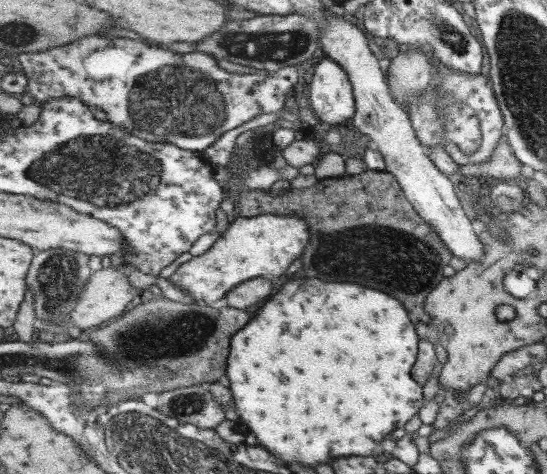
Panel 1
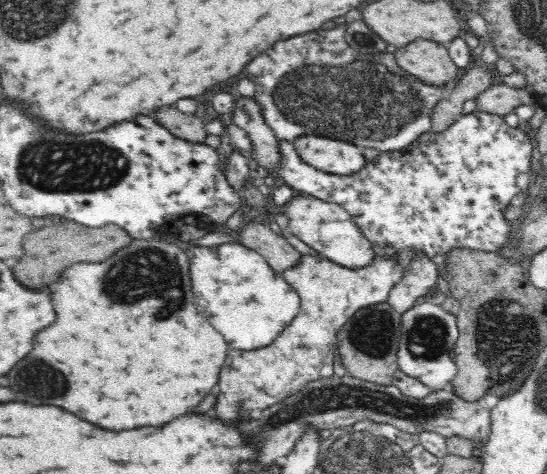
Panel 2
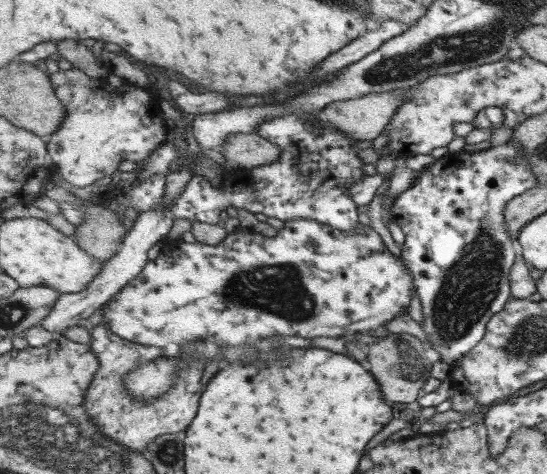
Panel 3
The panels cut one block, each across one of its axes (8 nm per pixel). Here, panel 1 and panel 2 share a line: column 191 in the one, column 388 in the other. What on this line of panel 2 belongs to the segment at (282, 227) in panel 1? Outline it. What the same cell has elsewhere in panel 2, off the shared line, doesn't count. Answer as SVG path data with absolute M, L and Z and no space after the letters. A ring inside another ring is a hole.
M304 255L295 267L282 271L280 276L300 297L299 310L292 322L268 346L250 351L250 364L246 364L246 352L228 350L214 406L216 418L232 424L238 418L248 416L252 410L264 410L282 402L308 382L334 375L338 330L356 310L387 302L389 290L404 278L406 269L396 258L387 259L380 255L361 269L340 266L320 255Z

